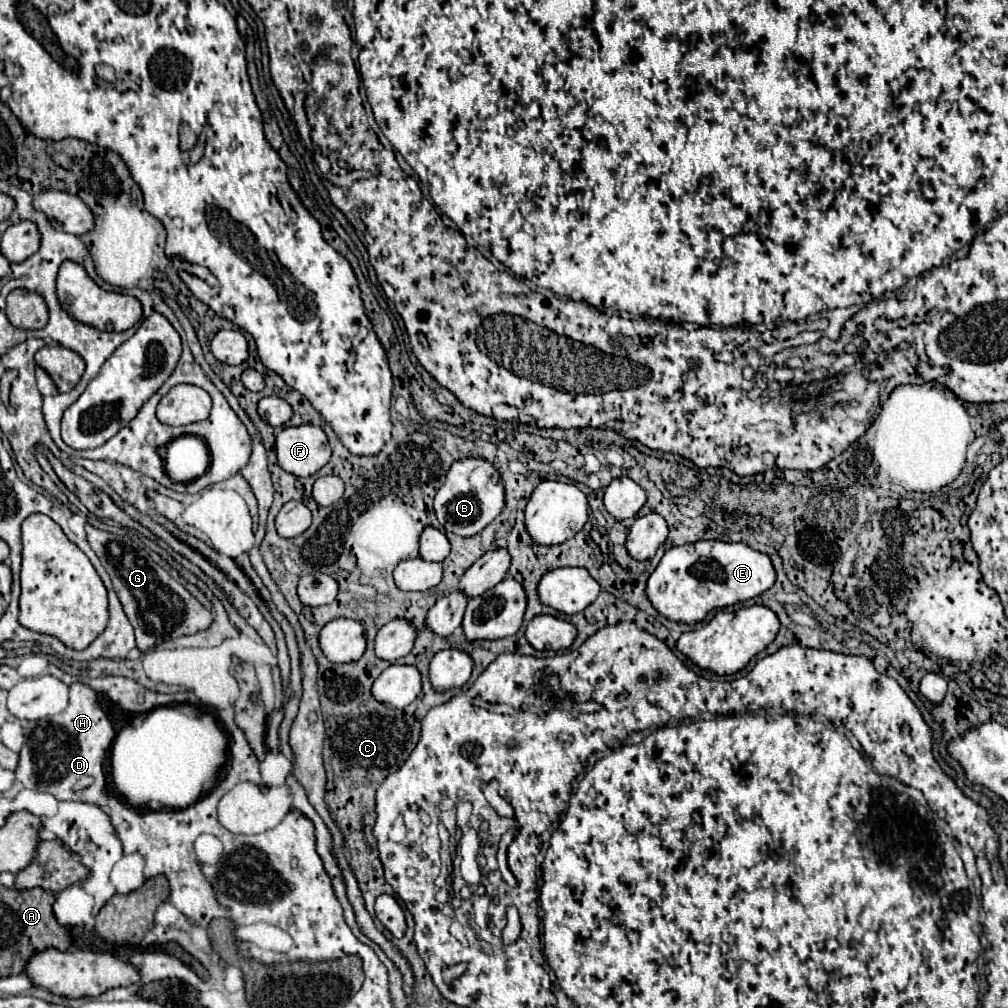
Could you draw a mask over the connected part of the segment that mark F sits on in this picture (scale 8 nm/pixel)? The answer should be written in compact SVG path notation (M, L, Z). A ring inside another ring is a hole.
M312 424L284 428L276 436L278 466L298 478L308 478L328 464L330 446L326 434Z

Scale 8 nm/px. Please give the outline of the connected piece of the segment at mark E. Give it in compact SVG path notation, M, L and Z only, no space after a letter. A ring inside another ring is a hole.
M702 540L674 546L664 552L660 564L646 582L646 596L664 618L678 624L696 624L702 622L712 610L728 608L760 596L772 588L774 580L776 574L770 558L752 550L748 544Z

